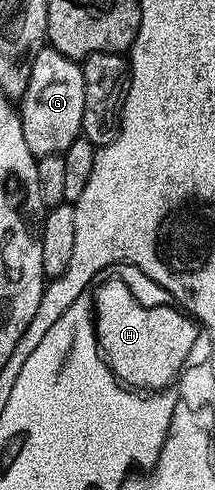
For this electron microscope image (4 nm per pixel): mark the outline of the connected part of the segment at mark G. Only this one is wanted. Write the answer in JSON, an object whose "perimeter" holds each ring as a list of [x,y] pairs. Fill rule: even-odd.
{"perimeter":[[[44,47],[36,56],[28,75],[28,87],[20,99],[20,116],[24,143],[28,143],[28,151],[39,159],[44,156],[56,156],[66,152],[78,137],[82,136],[82,120],[84,119],[84,75],[81,64],[73,57],[66,57],[52,47]]]}

